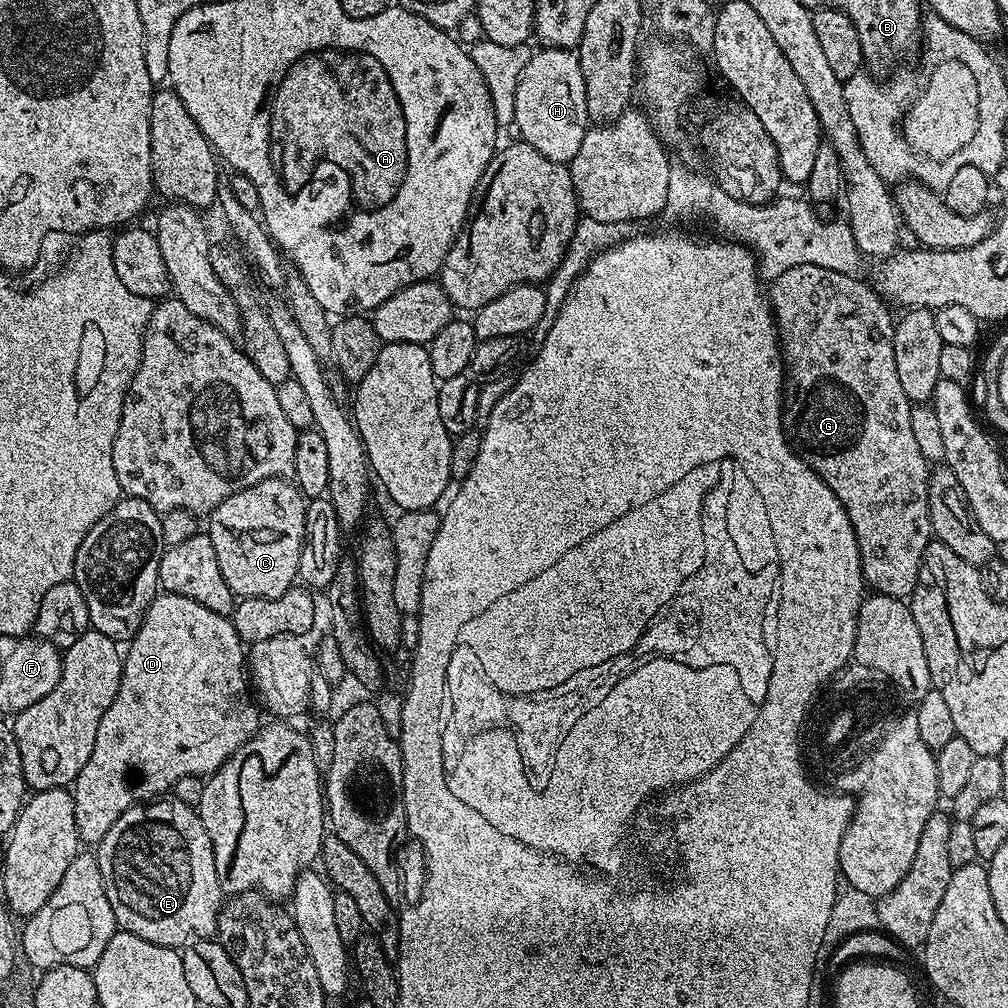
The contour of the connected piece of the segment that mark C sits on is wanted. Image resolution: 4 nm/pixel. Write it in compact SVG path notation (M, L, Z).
M275 476L258 482L238 494L230 494L206 517L206 534L214 542L214 554L218 554L218 567L222 569L222 578L230 586L233 597L249 600L250 598L278 598L286 594L298 580L300 571L300 552L304 548L304 509L305 497L291 479Z

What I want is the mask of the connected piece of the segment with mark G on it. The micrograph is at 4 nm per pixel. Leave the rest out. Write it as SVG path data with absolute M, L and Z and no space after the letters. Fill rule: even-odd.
M794 266L782 274L778 274L776 280L771 281L767 289L766 299L772 309L772 317L776 320L776 330L780 337L782 360L786 365L786 391L784 394L784 431L801 458L834 490L838 502L846 510L850 518L850 526L854 528L854 534L858 540L860 551L860 565L864 575L864 583L873 593L881 596L889 596L895 600L907 601L912 592L918 586L918 570L922 562L922 554L926 546L931 544L932 523L930 522L930 510L928 509L928 474L930 465L926 458L922 458L922 450L918 450L918 442L914 439L914 430L910 427L913 405L908 403L906 393L902 391L902 385L898 383L898 370L894 366L894 323L893 309L885 302L884 298L873 288L871 283L859 280L859 275L851 272L839 272L838 270L826 270L826 266Z

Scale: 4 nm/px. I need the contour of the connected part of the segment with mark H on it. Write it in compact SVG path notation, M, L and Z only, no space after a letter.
M542 48L526 64L516 86L513 125L526 144L533 146L550 161L571 163L590 121L586 110L586 84L579 55L571 49Z

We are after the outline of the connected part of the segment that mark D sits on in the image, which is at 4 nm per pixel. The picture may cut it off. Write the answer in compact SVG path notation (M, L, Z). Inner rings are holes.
M161 591L150 602L150 606L142 618L142 626L136 631L136 635L132 637L127 645L122 659L124 672L120 676L118 694L114 698L114 702L110 702L106 714L102 714L102 722L98 722L98 738L94 738L94 750L90 754L90 762L86 762L86 766L82 766L76 783L71 789L74 798L74 822L78 826L81 845L84 846L99 845L100 840L106 838L106 830L110 830L110 826L114 826L114 822L118 822L118 818L122 818L122 814L126 810L130 810L137 802L151 802L171 793L179 780L187 776L207 778L213 772L217 772L262 727L262 721L260 721L262 712L254 703L254 696L250 691L244 641L238 638L238 634L228 616L214 614L214 610L206 610L206 606L202 606L202 602L194 602L194 598L182 598L182 594L170 594Z

